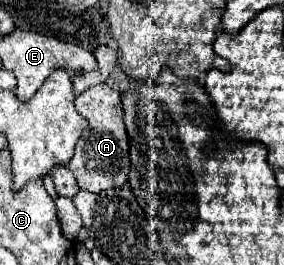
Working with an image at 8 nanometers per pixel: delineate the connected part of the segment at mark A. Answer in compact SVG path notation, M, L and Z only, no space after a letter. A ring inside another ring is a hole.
M98 84L98 88L90 88L76 100L76 110L88 120L88 128L82 132L78 140L78 148L68 164L72 170L80 190L102 192L108 188L120 188L128 180L130 158L128 158L128 134L124 128L124 110L120 102L120 94L112 90L108 84Z

